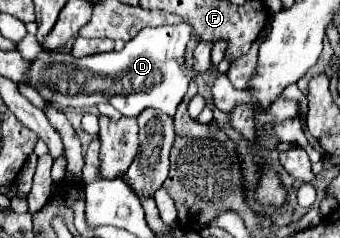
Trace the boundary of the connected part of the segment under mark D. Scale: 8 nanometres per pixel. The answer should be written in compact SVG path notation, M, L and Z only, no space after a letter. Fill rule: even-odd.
M167 25L167 27L147 27L137 37L133 37L121 51L99 53L83 59L73 59L57 51L45 51L35 35L25 35L17 43L17 51L31 61L27 83L39 91L45 101L61 107L91 107L99 103L111 103L123 115L139 115L143 109L153 107L169 117L175 117L177 105L187 93L191 81L189 71L183 65L185 49L191 37L191 25ZM49 81L49 83L41 83Z

